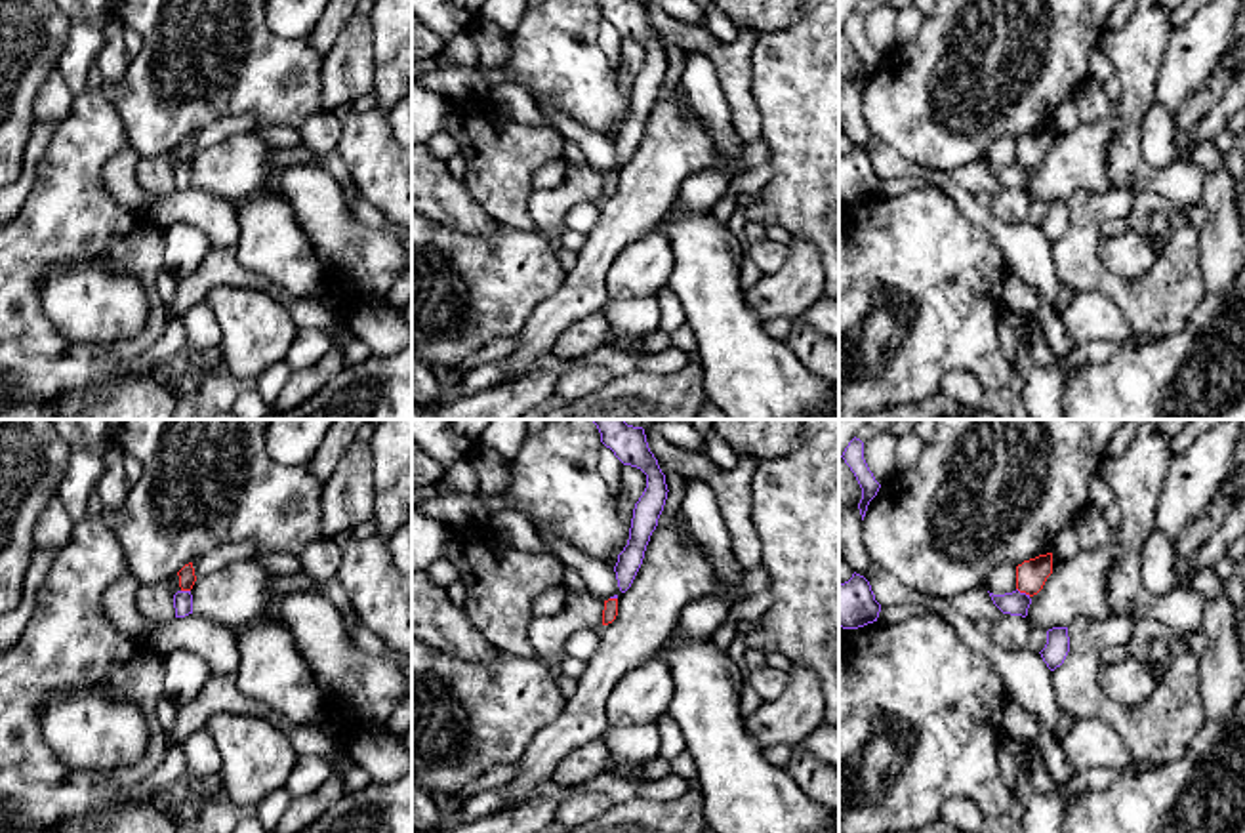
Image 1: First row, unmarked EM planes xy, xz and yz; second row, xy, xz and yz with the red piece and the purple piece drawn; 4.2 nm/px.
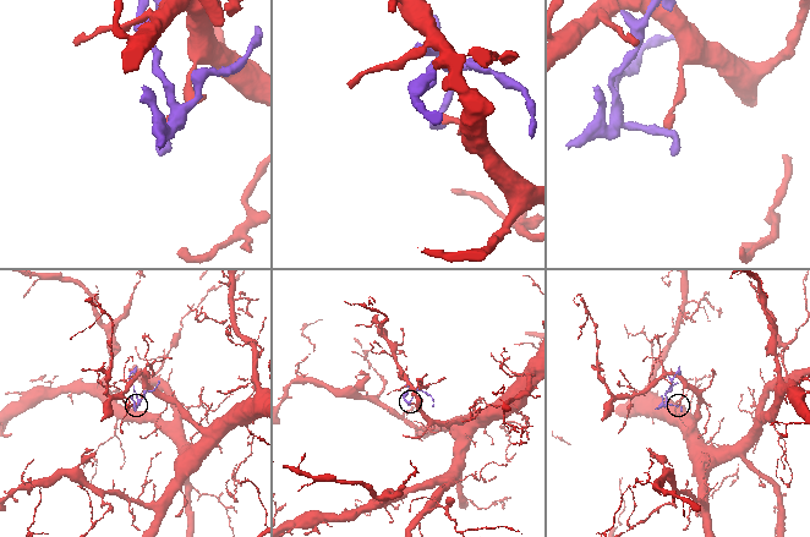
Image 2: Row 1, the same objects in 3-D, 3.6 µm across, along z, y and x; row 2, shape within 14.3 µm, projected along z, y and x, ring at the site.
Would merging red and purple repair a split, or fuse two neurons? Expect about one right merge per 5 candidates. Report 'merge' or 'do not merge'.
do not merge

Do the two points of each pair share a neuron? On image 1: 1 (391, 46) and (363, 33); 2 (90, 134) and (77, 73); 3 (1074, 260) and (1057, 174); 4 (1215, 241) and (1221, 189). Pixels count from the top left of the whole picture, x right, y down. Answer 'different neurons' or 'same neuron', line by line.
1: different neurons
2: different neurons
3: different neurons
4: same neuron

